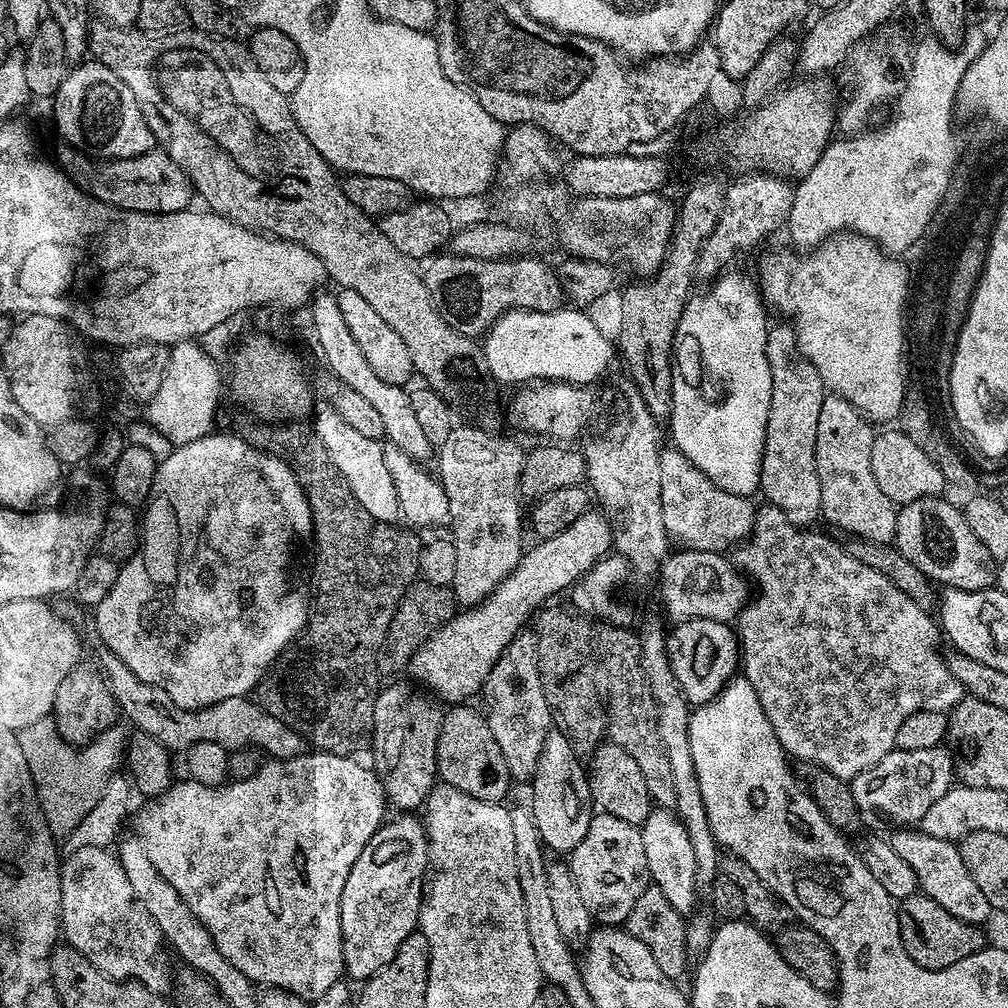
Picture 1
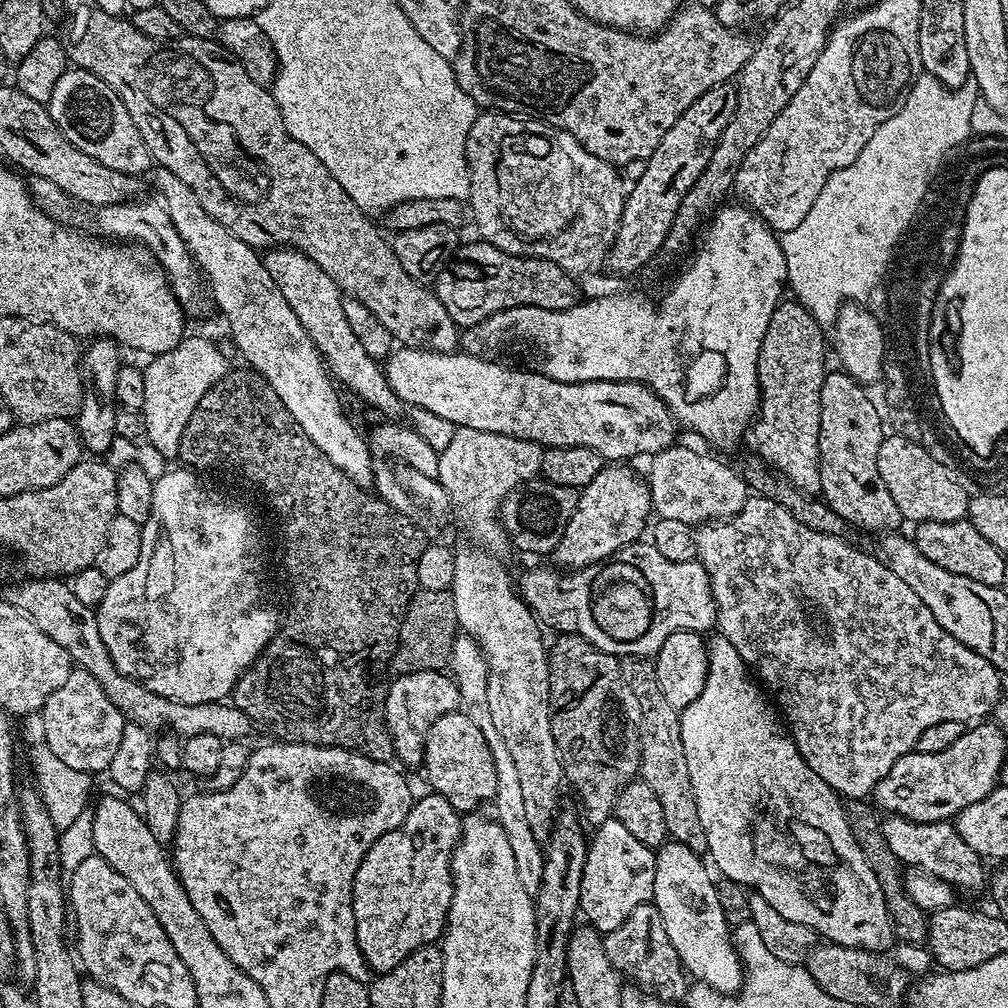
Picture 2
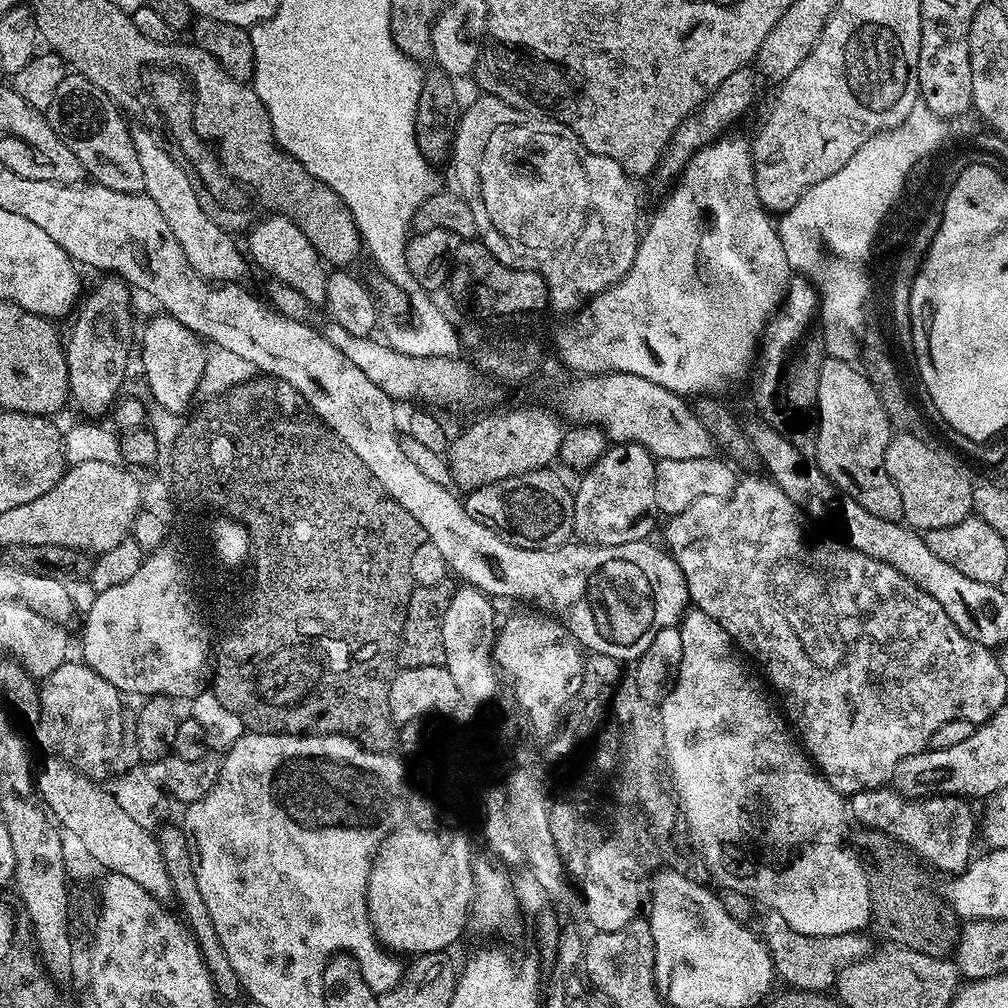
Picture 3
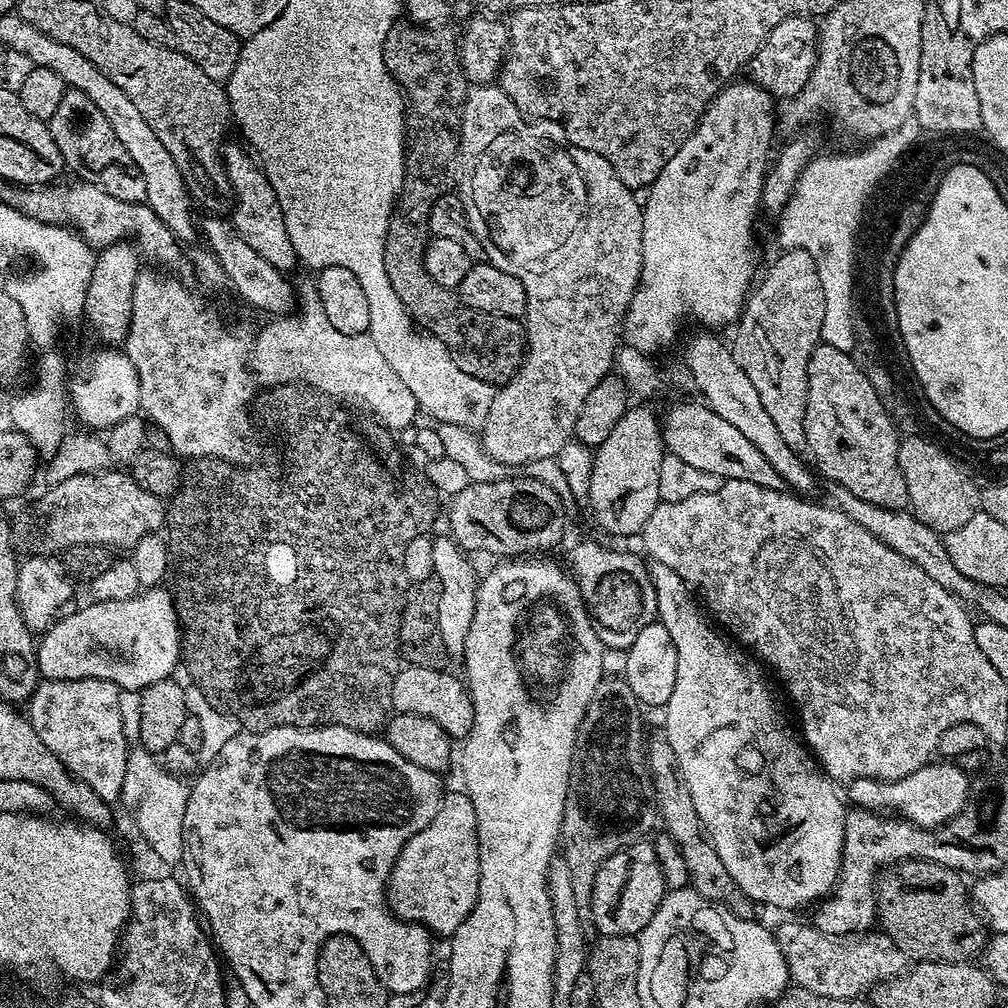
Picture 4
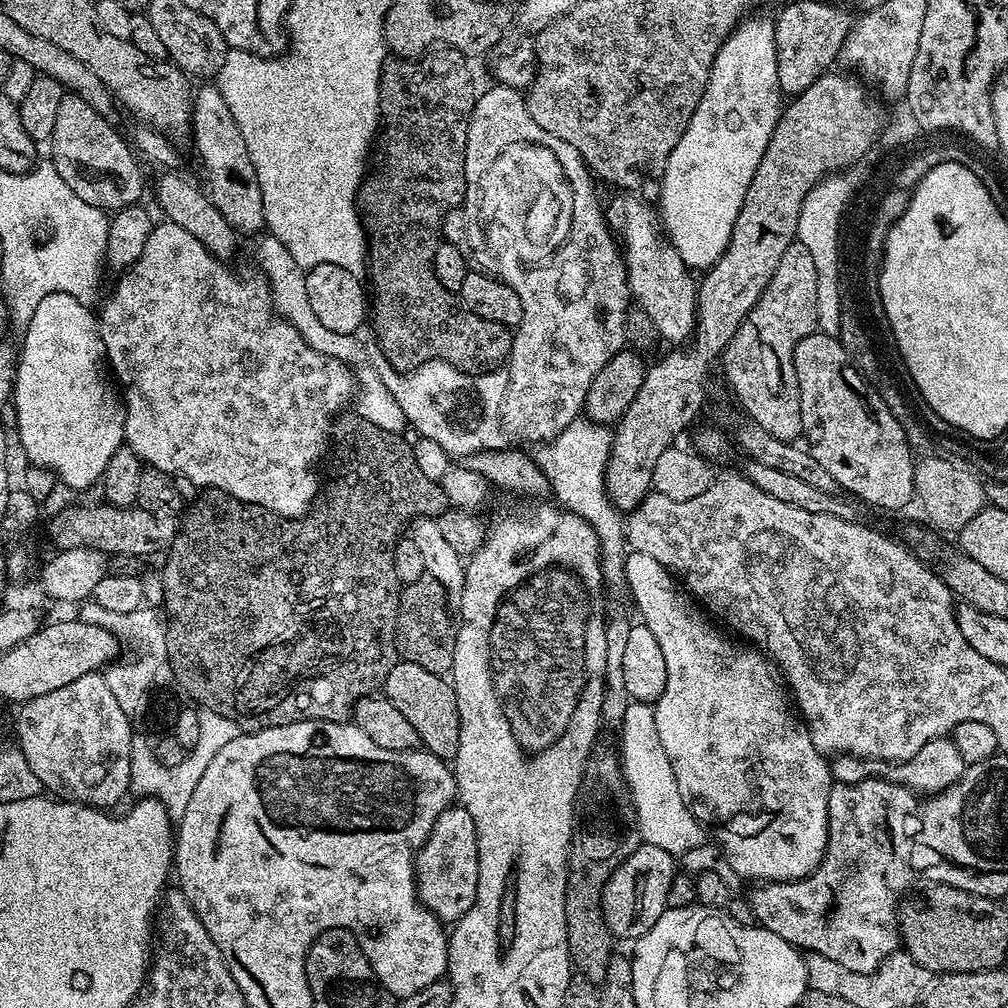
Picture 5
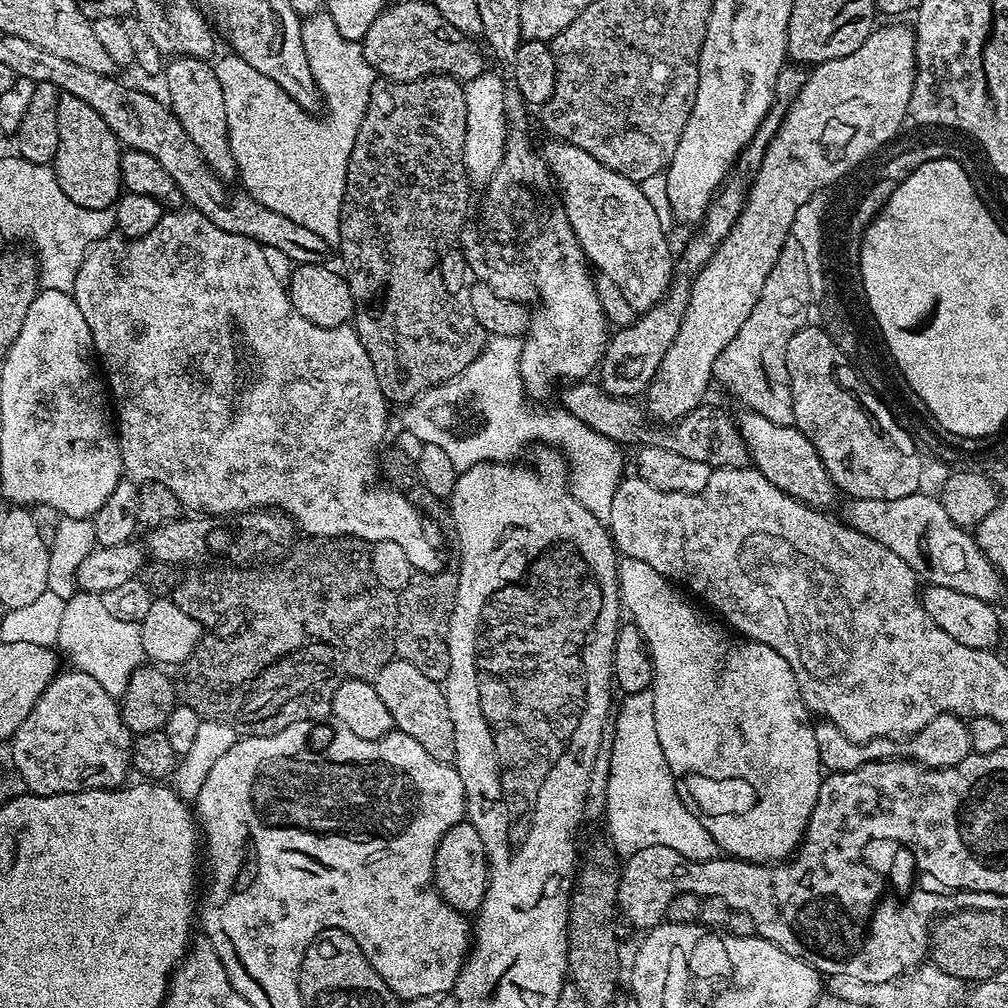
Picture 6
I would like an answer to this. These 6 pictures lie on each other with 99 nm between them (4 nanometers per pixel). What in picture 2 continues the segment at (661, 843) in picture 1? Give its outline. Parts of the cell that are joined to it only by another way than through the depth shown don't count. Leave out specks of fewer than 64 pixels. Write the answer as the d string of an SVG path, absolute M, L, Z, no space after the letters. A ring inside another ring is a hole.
M665 842L655 849L654 894L651 903L662 914L662 926L670 937L670 946L678 954L680 963L689 977L708 984L715 992L735 994L744 981L744 965L736 947L732 945L732 933L723 917L718 902L716 883L709 865L703 864L701 853L675 842Z

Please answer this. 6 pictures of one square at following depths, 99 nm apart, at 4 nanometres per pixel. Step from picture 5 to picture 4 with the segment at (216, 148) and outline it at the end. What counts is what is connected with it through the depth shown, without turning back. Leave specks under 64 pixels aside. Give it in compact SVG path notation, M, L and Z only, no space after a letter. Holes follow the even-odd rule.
M230 144L222 152L224 172L228 176L229 184L234 189L230 221L251 249L256 250L266 262L272 263L280 272L288 274L291 268L297 267L298 264L296 248L290 244L289 221L282 218L278 198L274 194L270 182L264 177L264 169L247 151L244 153L238 145Z

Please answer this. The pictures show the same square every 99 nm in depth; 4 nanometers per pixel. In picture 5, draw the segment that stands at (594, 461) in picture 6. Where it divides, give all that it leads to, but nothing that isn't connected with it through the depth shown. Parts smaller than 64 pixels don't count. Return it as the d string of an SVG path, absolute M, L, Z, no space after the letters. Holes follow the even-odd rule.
M431 360L420 367L403 372L393 372L388 370L388 373L383 373L380 379L385 384L387 390L393 394L394 398L396 398L396 402L398 402L400 408L402 408L402 412L404 412L407 423L411 426L411 429L413 430L414 428L419 437L431 438L434 442L438 442L438 444L446 450L449 456L453 458L459 458L459 456L470 456L472 454L475 454L476 456L483 453L489 453L492 450L503 449L507 445L508 438L501 422L501 404L505 400L506 386L509 384L508 374L505 369L499 368L485 370L481 373L466 373L454 367L452 364L446 363L444 360ZM577 418L570 426L562 430L562 434L555 439L542 444L534 454L539 468L545 474L551 488L551 495L555 501L581 517L591 529L599 542L600 565L604 584L604 629L606 630L606 664L605 675L610 678L618 678L622 670L622 657L627 643L627 636L636 623L637 611L633 594L630 592L630 584L626 580L625 558L628 553L626 541L626 528L624 518L609 500L608 492L605 490L605 468L609 462L609 454L612 449L612 432L607 425L596 424L586 418Z

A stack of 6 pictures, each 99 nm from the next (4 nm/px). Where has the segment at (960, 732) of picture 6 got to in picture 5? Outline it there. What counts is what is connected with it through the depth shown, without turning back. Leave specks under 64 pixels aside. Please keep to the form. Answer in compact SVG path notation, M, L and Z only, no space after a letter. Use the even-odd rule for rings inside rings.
M939 736L926 742L926 746L922 746L922 750L918 750L918 754L914 754L914 758L909 760L889 762L840 754L831 761L830 767L833 781L842 784L853 784L869 778L879 778L911 788L917 794L935 794L944 791L952 784L957 784L962 778L966 765L962 754L958 754L958 746L954 746L951 738Z

